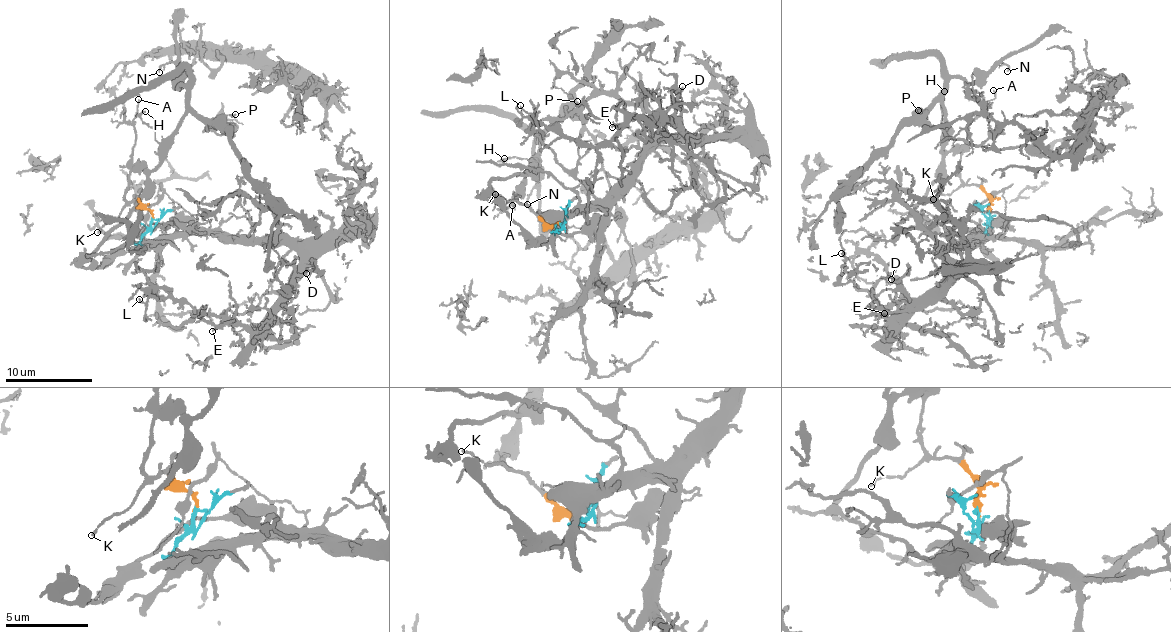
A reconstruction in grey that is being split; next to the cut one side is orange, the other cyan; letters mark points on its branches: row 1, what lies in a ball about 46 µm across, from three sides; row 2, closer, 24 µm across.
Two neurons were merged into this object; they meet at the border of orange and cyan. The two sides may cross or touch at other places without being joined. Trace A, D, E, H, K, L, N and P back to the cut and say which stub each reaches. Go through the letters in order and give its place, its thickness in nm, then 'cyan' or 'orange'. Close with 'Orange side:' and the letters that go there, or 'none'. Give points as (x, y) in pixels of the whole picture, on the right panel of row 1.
A: (993, 90) | 140 nm | orange
D: (891, 279) | 170 nm | cyan
E: (884, 313) | 220 nm | cyan
H: (944, 91) | 160 nm | orange
K: (933, 199) | 110 nm | orange
L: (841, 253) | 130 nm | cyan
N: (1007, 71) | 140 nm | orange
P: (918, 110) | 160 nm | orange
Orange side: A, H, K, N, P

